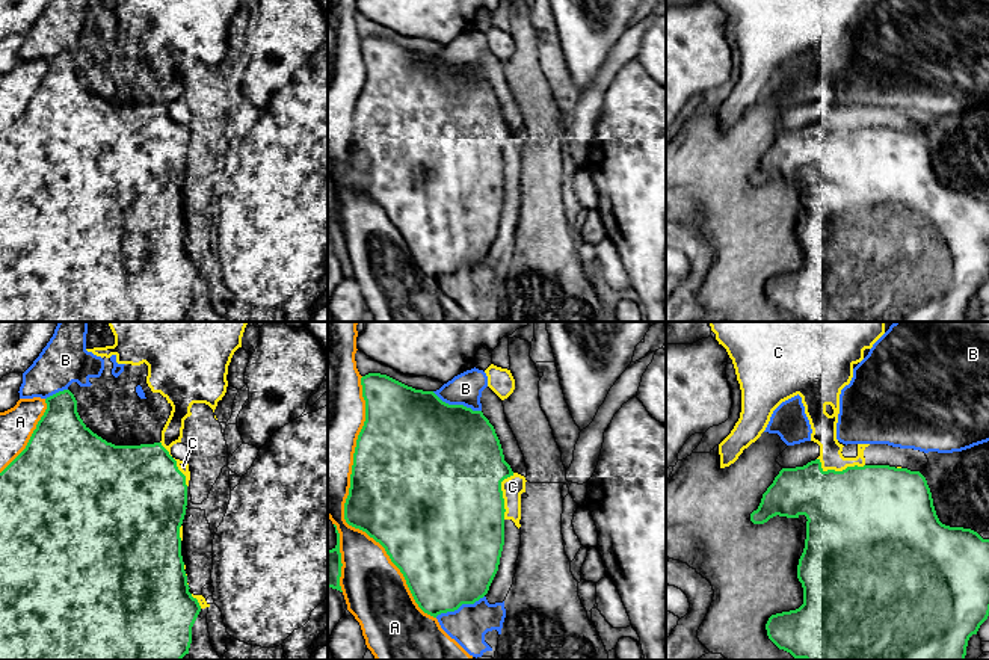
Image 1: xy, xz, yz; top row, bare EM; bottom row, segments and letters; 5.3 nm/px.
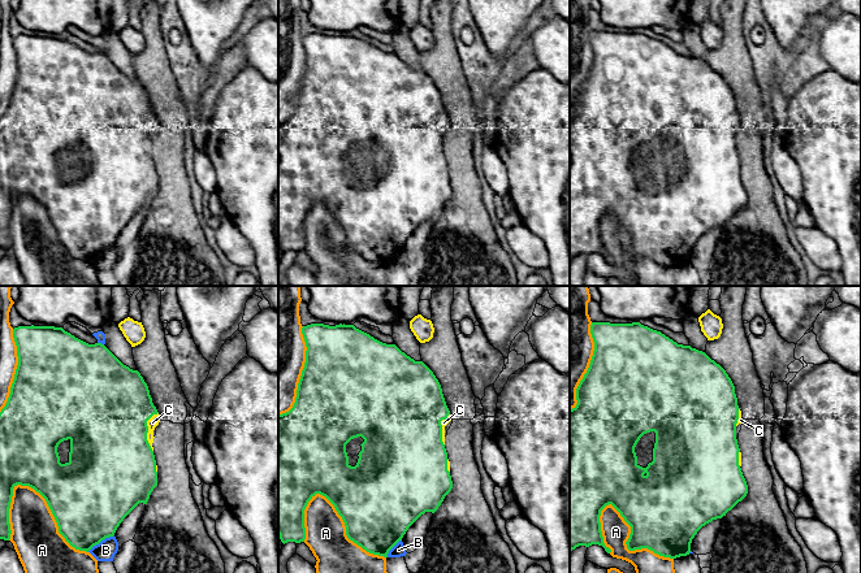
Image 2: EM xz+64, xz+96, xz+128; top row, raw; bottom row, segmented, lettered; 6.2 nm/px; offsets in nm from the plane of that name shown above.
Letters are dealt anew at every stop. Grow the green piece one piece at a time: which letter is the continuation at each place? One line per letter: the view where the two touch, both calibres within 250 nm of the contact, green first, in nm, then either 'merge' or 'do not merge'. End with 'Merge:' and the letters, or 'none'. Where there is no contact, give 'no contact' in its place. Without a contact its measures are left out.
A: contact in xz; calibres 440 and 260 nm; do not merge
B: contact in xz; calibres 500 and 170 nm; do not merge
C: contact in yz; calibres 500 and 130 nm; do not merge
Merge: none

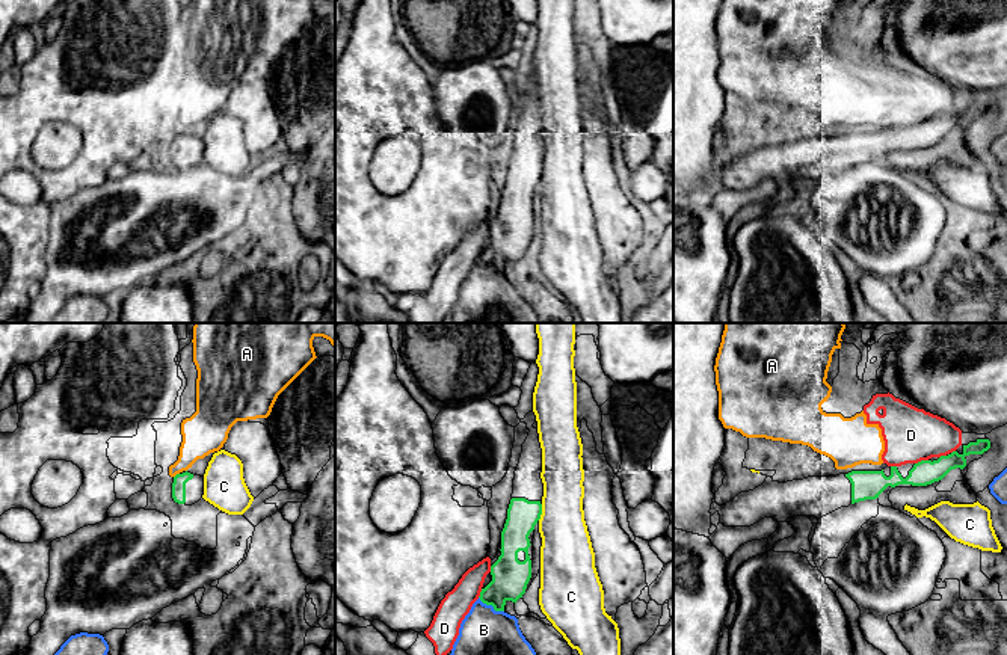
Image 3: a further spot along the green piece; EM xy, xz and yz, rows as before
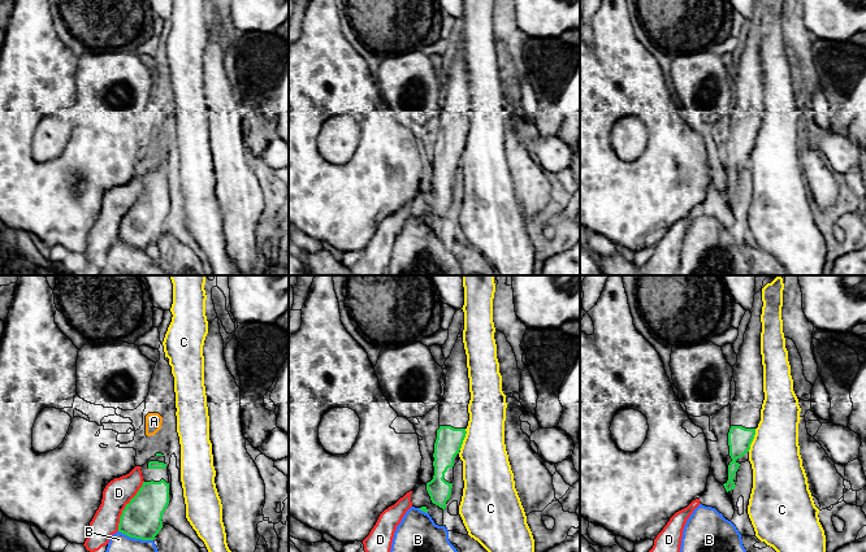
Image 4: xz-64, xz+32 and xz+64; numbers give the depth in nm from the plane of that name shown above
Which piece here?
A: contact in xy; calibres 80 and 200 nm; do not merge
B: contact in xz; calibres 190 and 380 nm; do not merge
C: contact in xz; calibres 170 and 280 nm; do not merge
D: contact in yz; calibres 130 and 300 nm; do not merge
Merge: none

